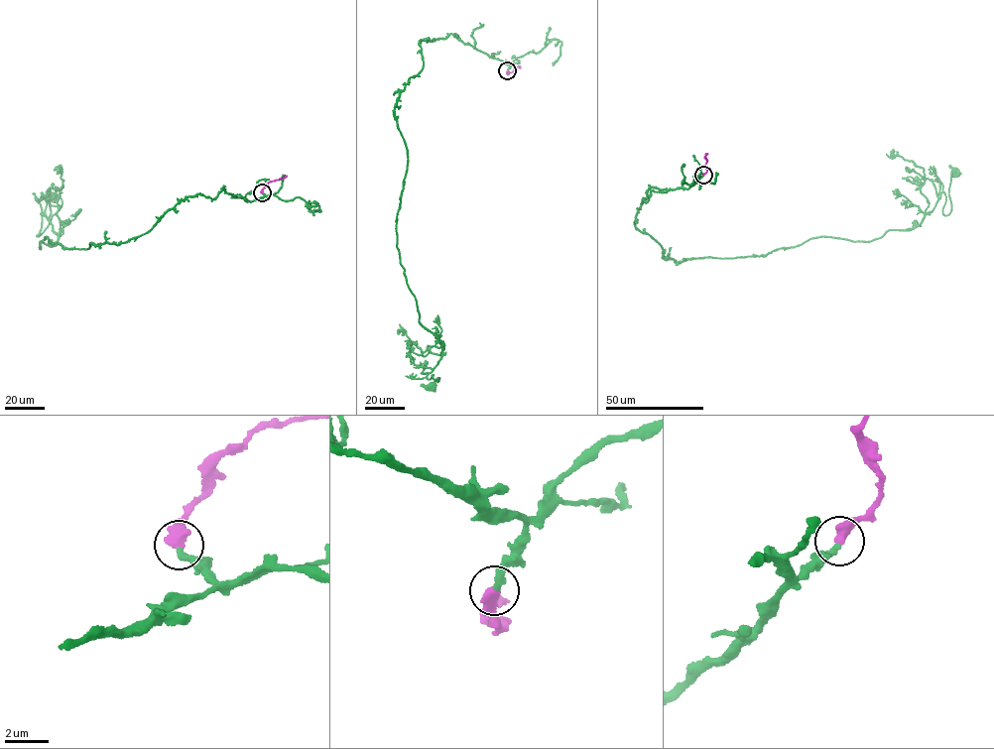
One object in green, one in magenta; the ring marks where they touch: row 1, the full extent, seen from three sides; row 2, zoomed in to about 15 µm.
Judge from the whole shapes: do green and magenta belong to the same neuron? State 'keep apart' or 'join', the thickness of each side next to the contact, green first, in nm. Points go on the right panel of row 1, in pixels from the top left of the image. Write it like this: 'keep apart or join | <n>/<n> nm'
join | 320/550 nm

